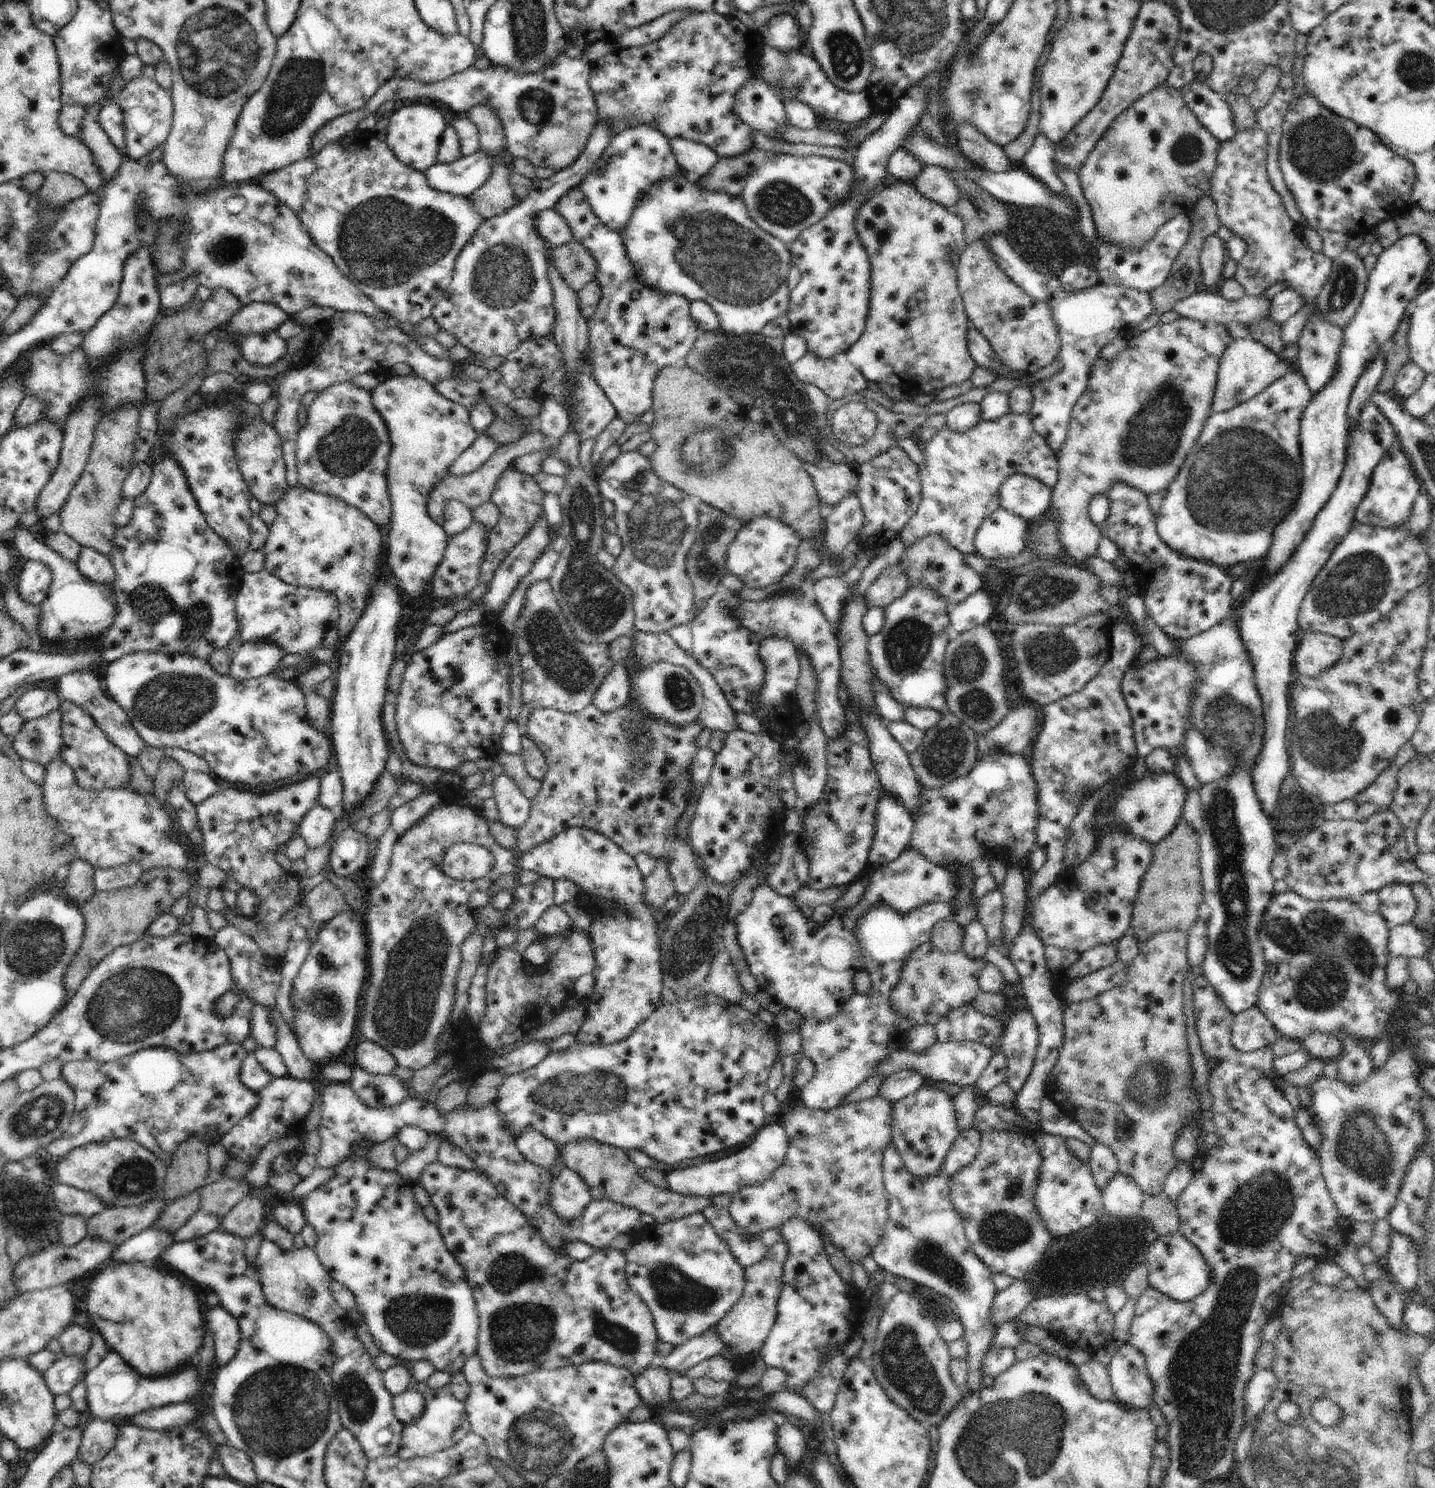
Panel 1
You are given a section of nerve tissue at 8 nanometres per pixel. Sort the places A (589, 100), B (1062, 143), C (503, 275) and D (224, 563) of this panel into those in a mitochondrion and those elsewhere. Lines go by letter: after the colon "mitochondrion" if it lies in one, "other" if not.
A: other
B: other
C: mitochondrion
D: other

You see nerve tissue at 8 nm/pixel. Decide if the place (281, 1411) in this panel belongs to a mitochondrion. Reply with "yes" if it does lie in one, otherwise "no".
yes

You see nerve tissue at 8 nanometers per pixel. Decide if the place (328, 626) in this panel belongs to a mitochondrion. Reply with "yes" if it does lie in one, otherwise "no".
no

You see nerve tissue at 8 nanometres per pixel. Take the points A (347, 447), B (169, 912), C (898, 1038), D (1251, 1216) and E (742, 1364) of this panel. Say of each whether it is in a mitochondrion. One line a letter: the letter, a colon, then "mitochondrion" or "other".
A: mitochondrion
B: other
C: other
D: mitochondrion
E: other

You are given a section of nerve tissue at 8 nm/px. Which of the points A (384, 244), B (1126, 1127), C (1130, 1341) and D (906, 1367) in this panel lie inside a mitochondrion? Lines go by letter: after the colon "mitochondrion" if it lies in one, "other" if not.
A: mitochondrion
B: mitochondrion
C: other
D: mitochondrion

